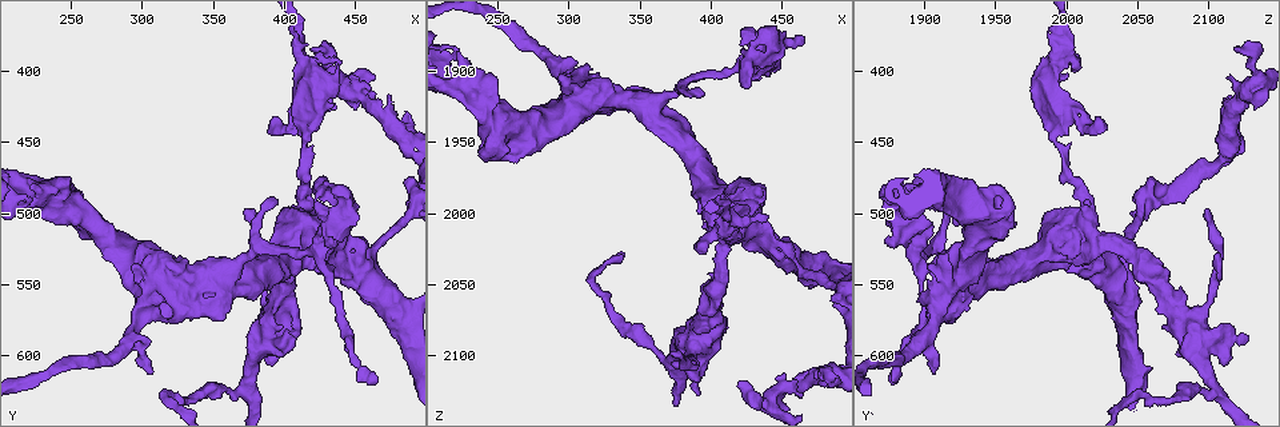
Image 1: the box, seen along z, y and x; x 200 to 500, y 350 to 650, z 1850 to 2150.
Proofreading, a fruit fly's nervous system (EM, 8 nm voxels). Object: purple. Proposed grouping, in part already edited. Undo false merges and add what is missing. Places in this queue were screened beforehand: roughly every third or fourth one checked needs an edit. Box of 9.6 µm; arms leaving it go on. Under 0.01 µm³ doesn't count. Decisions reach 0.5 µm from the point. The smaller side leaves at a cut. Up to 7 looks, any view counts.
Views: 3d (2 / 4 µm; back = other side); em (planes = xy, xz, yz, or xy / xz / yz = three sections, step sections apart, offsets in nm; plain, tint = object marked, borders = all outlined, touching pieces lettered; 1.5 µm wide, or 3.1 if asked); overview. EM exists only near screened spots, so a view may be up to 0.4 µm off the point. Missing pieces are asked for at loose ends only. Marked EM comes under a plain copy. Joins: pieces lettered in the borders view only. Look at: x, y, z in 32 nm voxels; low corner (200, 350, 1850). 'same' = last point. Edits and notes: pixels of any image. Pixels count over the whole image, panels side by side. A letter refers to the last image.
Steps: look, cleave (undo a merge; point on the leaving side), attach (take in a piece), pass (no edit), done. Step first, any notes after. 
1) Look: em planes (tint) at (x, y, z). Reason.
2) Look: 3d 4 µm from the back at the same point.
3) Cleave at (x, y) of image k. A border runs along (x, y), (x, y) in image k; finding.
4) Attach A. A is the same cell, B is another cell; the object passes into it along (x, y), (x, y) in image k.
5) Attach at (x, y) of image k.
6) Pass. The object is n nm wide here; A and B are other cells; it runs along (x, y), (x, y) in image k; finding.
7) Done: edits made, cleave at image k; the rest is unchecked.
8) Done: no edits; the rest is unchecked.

Look: em planes (borders) at (438, 394, 1984). An open end.

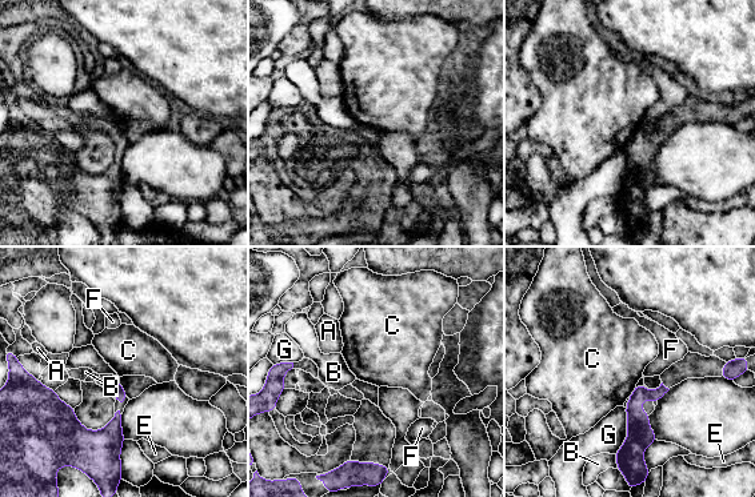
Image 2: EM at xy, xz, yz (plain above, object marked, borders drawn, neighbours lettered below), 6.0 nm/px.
Pass. The longest contact is with G, 280 nm; A, B, C, E, F and G are other cells; a border runs along (635, 385), (628, 396) in image 2; none of them fits.

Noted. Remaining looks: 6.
Look: 3d 4 µm at (394, 440, 2028). Branch stops here.

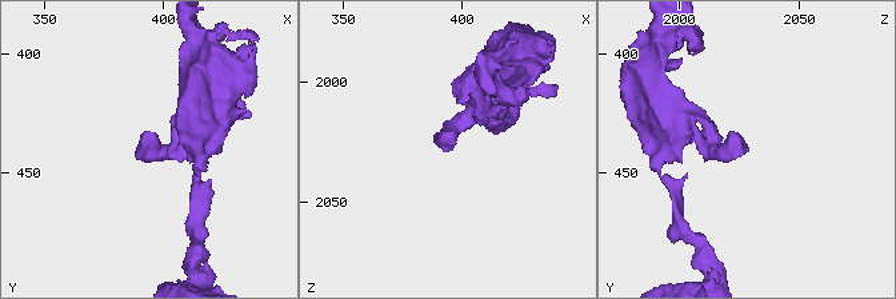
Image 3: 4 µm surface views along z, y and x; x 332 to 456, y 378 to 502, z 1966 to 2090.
Look: em planes (borders) at (395, 440, 2029).

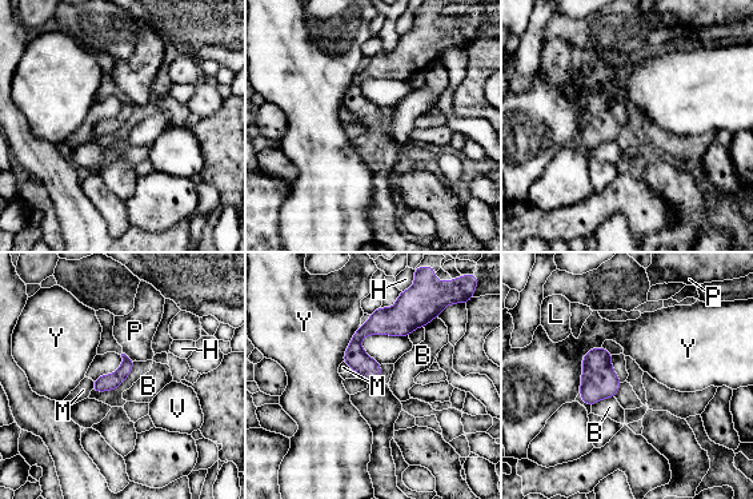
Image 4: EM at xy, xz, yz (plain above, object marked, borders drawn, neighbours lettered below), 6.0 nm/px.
Pass. B, H, L, M, P, V and Y are other cells; it runs along (424, 315), (367, 328), (347, 359) in image 4; none of them fits.

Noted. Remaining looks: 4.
Look: em planes (borders) at (394, 488, 1914). Branch stops here.

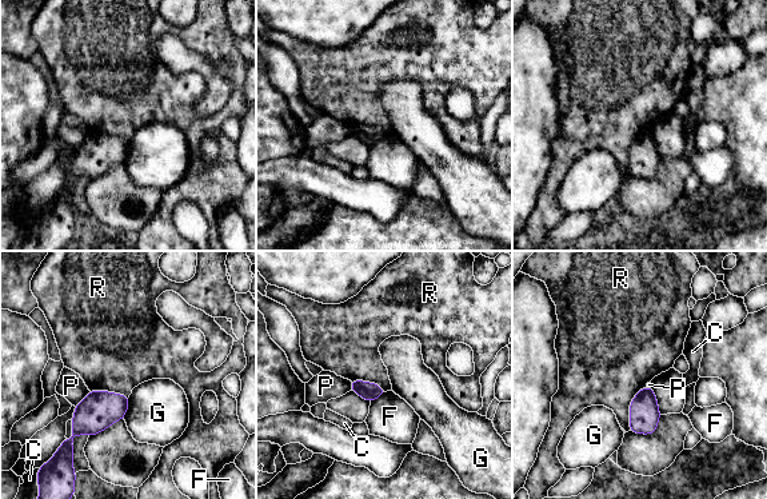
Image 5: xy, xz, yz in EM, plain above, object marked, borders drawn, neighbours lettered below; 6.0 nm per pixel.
Pass. The object is 110 nm wide here; C, F, G, P and R are other cells; a border runs along (646, 384), (631, 402), (628, 430) in image 5; no lettered piece goes on from it.

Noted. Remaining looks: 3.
Done: no edits; the rest is unchecked.

